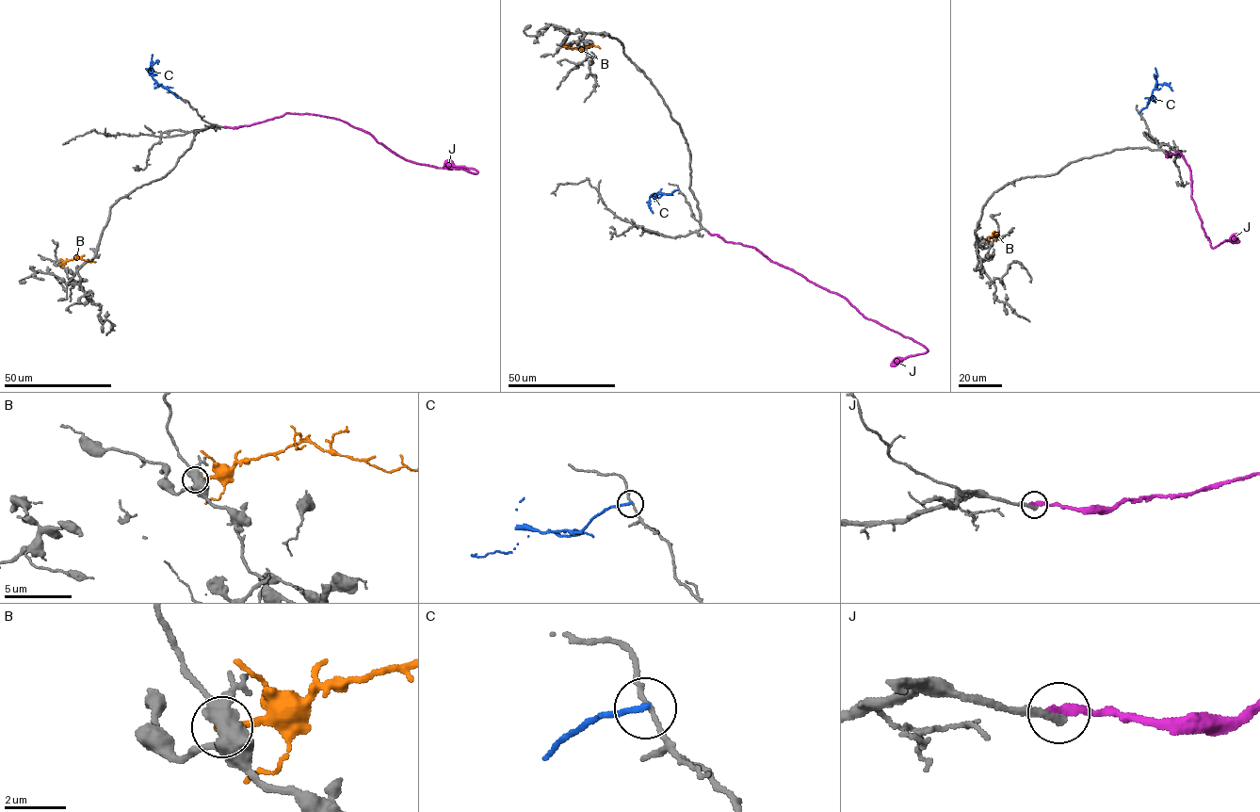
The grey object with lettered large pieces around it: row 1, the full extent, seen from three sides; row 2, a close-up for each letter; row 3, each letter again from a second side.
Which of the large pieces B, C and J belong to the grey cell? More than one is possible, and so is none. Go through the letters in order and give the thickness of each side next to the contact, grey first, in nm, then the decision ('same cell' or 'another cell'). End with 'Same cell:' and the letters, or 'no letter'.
B: 480/240 nm | another cell
C: 130/180 nm | another cell
J: 260/280 nm | another cell
Same cell: no letter

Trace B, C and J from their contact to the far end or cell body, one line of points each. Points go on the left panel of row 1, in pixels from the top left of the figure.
B: (59, 263), (77, 257), (96, 262)
C: (179, 98), (158, 84), (149, 69), (155, 73)
J: (225, 127), (249, 125), (286, 113), (325, 116), (368, 132), (408, 160), (477, 172), (474, 169), (444, 168)

